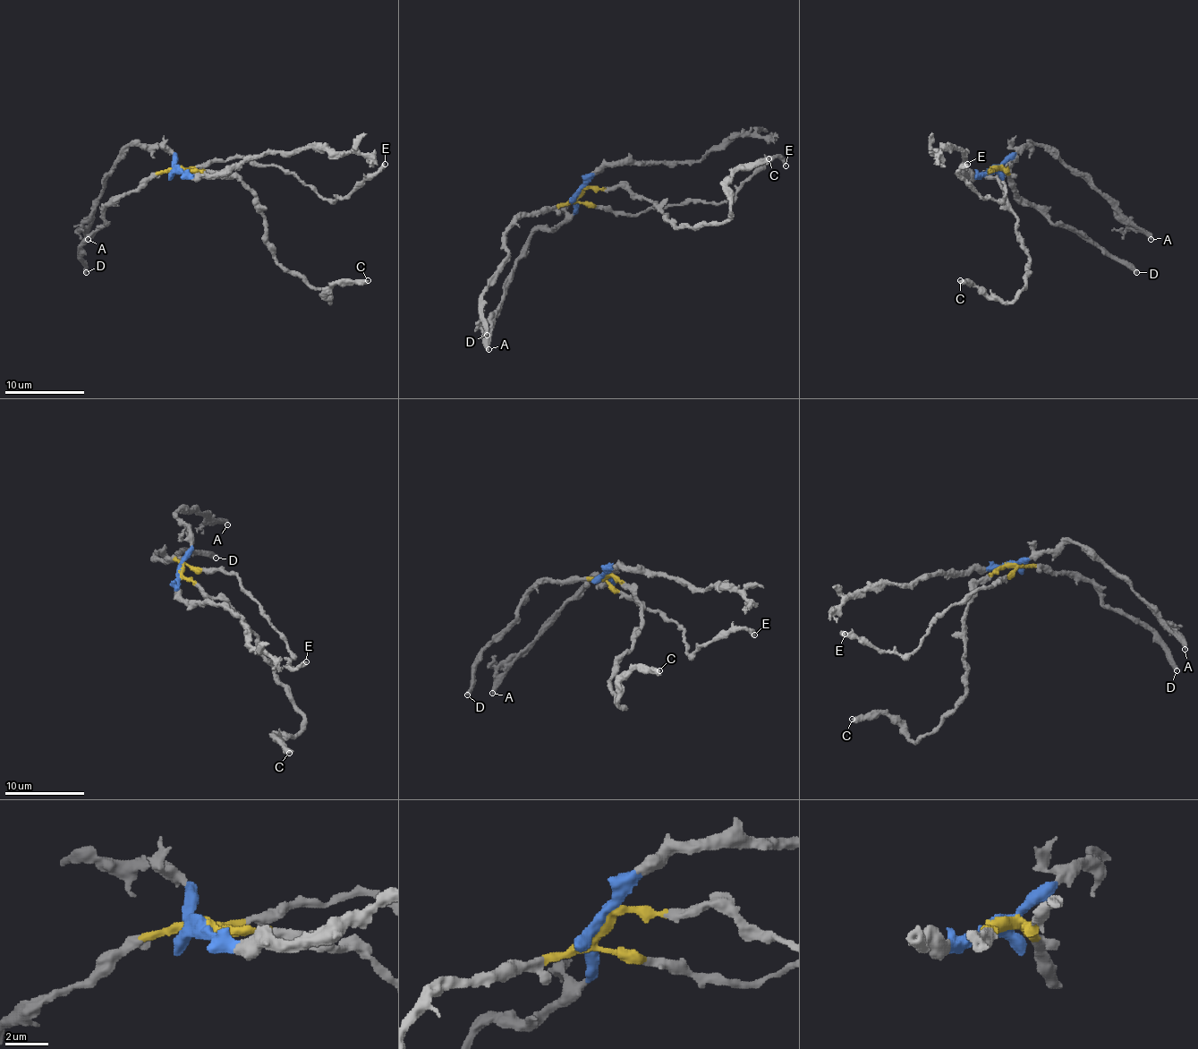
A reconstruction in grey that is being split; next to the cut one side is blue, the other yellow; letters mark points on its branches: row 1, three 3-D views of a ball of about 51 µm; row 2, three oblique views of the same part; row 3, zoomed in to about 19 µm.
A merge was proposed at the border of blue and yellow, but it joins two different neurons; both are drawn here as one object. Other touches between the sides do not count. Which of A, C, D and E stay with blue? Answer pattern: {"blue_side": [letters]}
{"blue_side": ["A"]}

